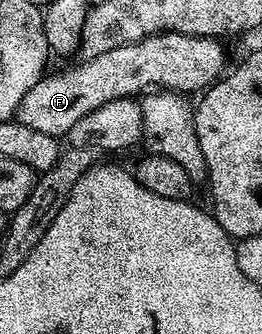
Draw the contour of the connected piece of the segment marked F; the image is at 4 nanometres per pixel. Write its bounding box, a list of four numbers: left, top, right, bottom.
[16,31,225,137]

